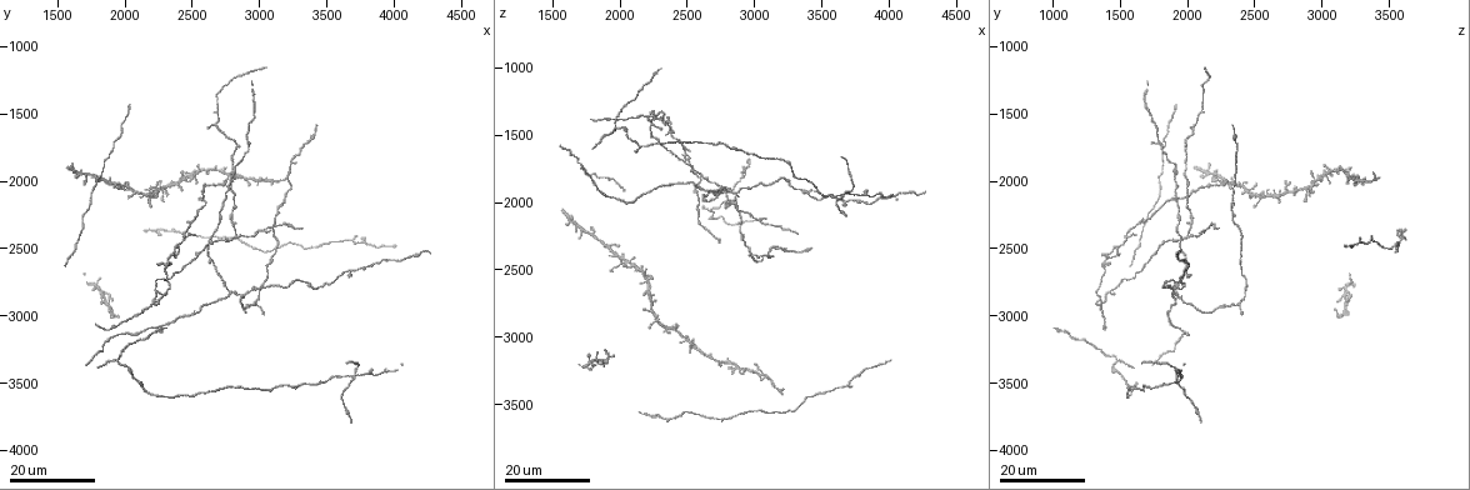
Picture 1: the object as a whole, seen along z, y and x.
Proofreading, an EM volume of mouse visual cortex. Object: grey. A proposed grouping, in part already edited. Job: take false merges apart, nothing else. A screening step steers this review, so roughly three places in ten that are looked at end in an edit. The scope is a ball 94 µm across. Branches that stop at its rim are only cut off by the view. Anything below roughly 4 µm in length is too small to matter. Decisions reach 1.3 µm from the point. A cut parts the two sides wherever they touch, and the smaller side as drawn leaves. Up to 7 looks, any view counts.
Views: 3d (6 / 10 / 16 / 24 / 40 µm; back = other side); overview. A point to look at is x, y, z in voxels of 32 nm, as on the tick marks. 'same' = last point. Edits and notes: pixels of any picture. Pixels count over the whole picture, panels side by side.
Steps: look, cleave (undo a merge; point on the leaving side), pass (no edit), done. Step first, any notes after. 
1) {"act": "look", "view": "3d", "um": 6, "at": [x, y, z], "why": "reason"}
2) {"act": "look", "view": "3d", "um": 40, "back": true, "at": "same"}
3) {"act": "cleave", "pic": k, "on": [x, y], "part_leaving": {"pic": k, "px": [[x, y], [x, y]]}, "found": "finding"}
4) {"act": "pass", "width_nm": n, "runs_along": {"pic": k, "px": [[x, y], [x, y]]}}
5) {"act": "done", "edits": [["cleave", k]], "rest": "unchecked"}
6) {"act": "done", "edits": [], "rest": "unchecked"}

{"act": "look", "view": "3d", "um": 16, "at": [3040, 2360, 2100], "why": "side arm on a straight run"}

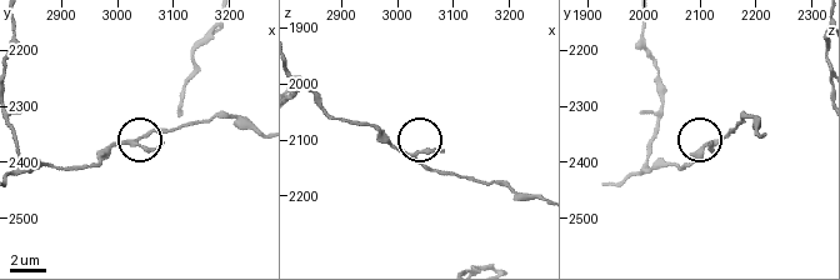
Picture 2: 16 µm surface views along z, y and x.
{"act": "look", "view": "3d", "um": 6, "at": [3015, 2360, 2120]}

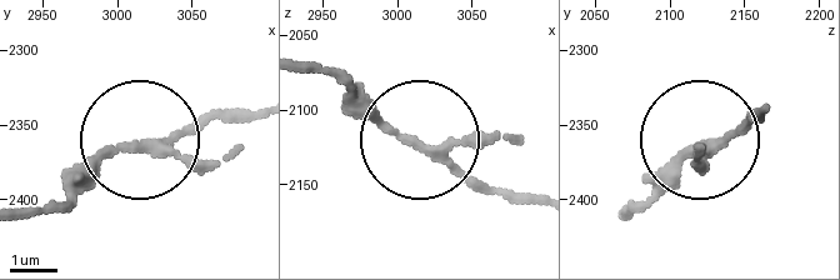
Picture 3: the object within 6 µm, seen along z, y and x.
{"act": "pass", "width_nm": 170, "runs_along": {"pic": 3, "px": [[310, 61], [510, 201]]}, "found": "continuous, no second cell"}

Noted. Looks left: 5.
{"act": "look", "view": "3d", "um": 24, "at": [2840, 2420, 2000], "why": "side arm on a straight run"}

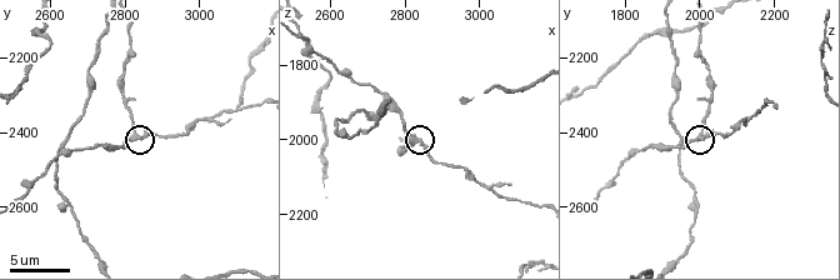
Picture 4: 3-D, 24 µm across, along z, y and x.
{"act": "look", "view": "3d", "um": 10, "at": [2830, 2410, 2010]}

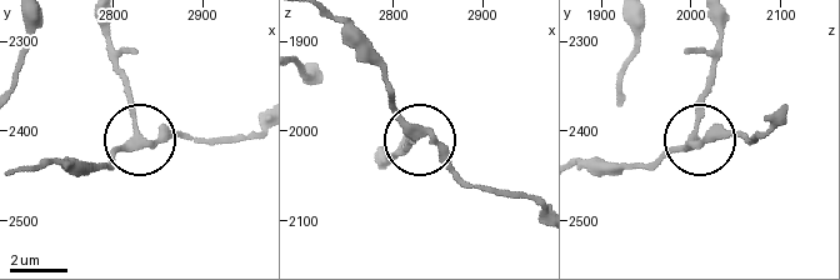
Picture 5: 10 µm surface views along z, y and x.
{"act": "pass", "arms": 3, "found": "continuous, no second cell"}

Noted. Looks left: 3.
{"act": "look", "view": "3d", "um": 16, "at": [2220, 2920, 1380], "why": "three-way junction"}

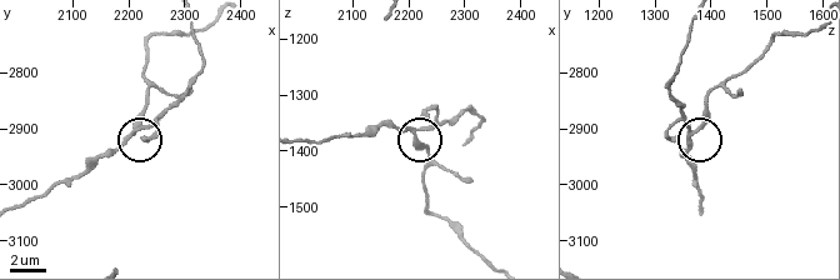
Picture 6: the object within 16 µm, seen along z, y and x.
{"act": "look", "view": "3d", "um": 10, "at": [2215, 2905, 1370], "why": "zoom in"}

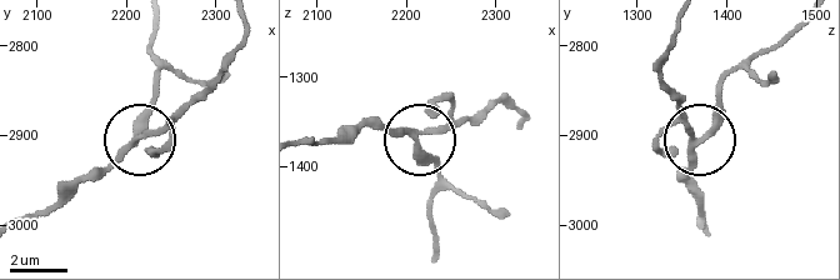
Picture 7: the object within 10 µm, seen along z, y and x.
{"act": "cleave", "pic": 7, "on": [173, 114], "part_leaving": {"pic": 7, "px": [[421, 134], [454, 129], [500, 99], [524, 123]]}, "found": "a second cell is stuck on"}

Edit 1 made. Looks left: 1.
{"act": "done", "edits": [["cleave", 7]], "rest": "unchecked"}

